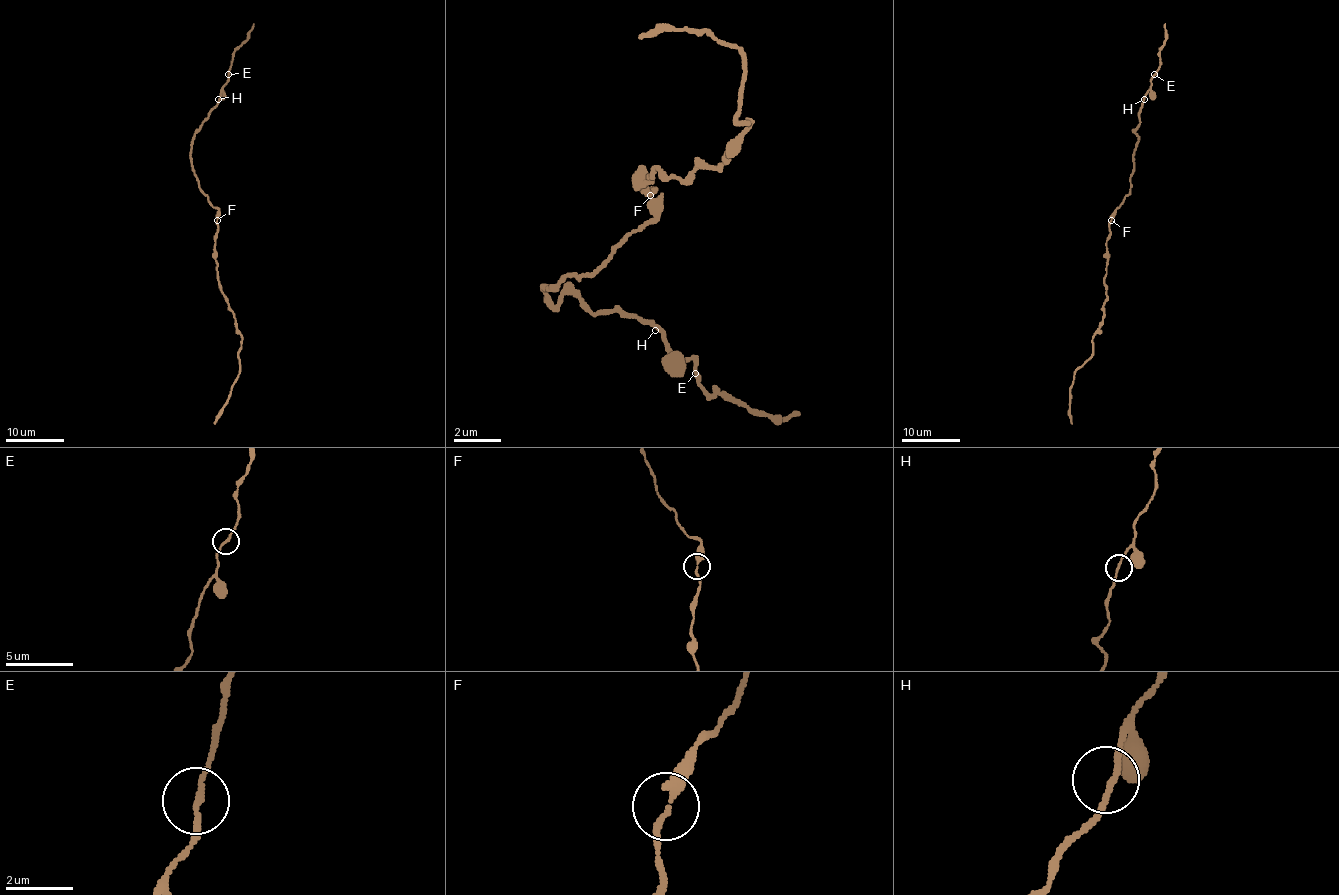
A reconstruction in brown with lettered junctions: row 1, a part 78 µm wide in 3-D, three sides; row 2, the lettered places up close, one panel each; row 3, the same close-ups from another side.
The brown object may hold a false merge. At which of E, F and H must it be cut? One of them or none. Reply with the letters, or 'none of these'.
none of these

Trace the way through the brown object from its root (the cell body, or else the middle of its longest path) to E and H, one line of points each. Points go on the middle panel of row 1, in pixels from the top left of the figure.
E: (655, 200), (655, 212), (590, 277), (542, 289), (554, 306), (572, 295), (590, 312), (649, 318), (696, 372)
H: (655, 200), (655, 212), (590, 277), (542, 289), (554, 306), (572, 295), (590, 312), (637, 312), (655, 330)

